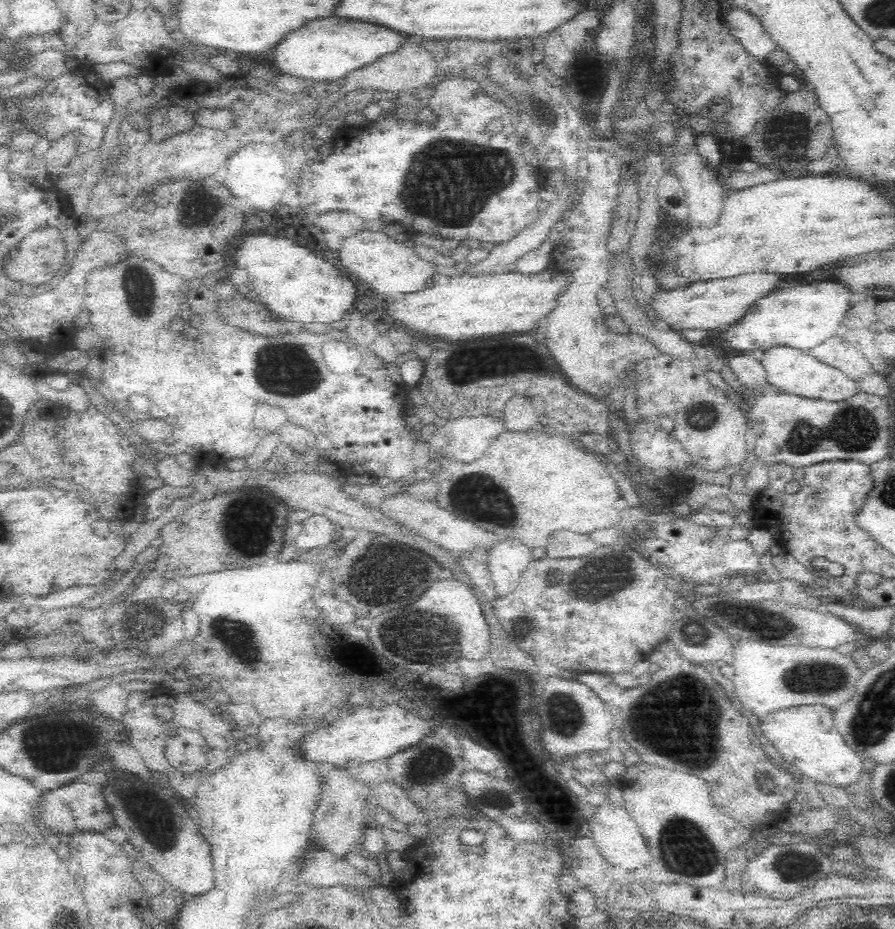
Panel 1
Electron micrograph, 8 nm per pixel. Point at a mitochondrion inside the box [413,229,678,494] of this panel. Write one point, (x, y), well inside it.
(499, 357)

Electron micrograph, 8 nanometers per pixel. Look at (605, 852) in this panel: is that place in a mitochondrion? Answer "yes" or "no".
no

